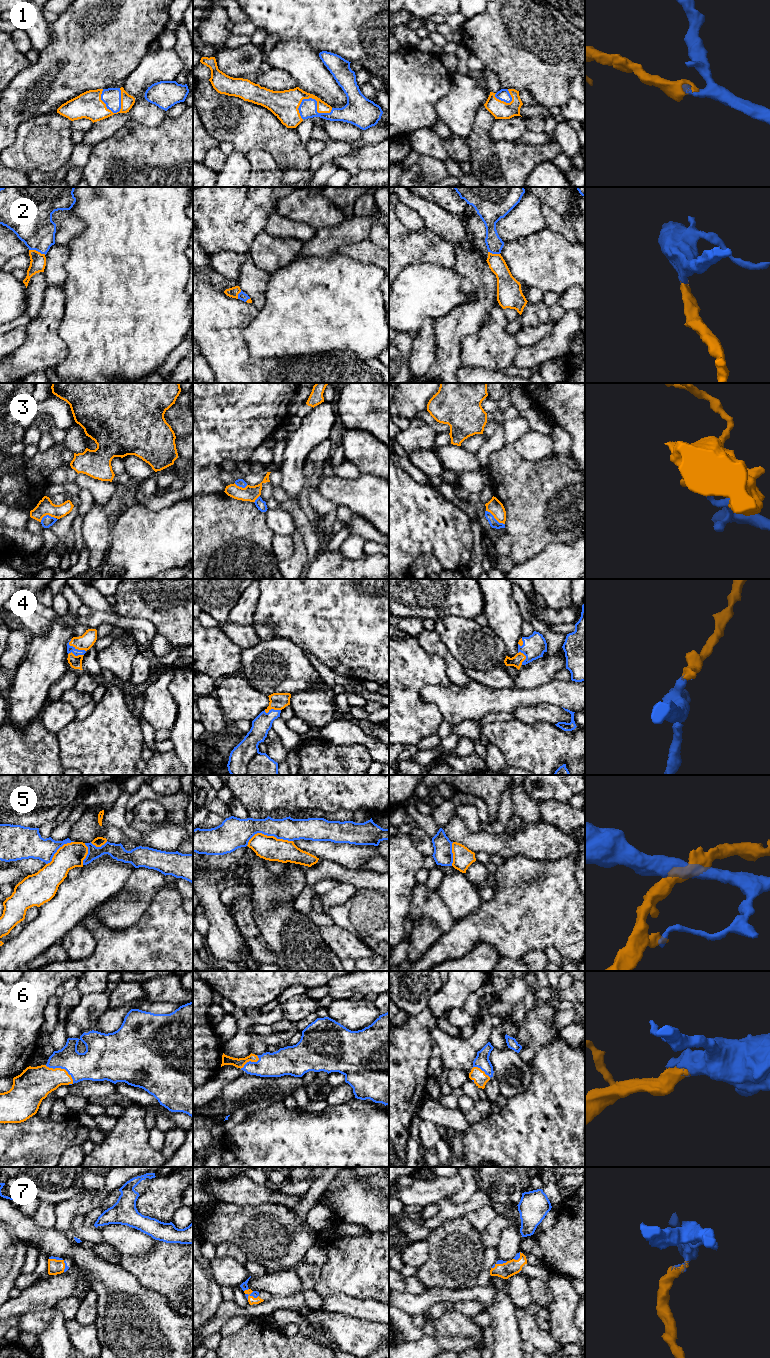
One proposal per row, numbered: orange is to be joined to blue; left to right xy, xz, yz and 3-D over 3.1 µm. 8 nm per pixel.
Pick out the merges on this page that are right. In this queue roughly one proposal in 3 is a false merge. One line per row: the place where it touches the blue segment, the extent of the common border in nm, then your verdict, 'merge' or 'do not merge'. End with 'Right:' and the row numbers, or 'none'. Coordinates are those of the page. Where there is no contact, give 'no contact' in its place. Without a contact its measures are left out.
1: contact xz (316, 103); length 280 nm; merge
2: contact xy (37, 250); length 140 nm; merge
3: contact yz (494, 518); length 190 nm; do not merge
4: contact xy (76, 649); length 160 nm; merge
5: contact xz (268, 835); length 380 nm; do not merge
6: contact xy (62, 1068); length 280 nm; merge
7: contact xy (61, 1259); length 170 nm; merge
Right: 1, 2, 4, 6, 7

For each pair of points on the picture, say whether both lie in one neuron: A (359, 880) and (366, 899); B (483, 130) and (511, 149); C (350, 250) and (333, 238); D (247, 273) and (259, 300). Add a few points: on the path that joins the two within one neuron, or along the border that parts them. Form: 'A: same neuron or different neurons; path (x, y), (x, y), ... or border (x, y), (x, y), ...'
A: different neurons; border (357, 888), (374, 888), (378, 891)
B: same neuron; path (485, 139), (495, 149), (502, 149)
C: different neurons; border (366, 239), (342, 245), (337, 253)
D: same neuron; path (252, 280), (257, 293)

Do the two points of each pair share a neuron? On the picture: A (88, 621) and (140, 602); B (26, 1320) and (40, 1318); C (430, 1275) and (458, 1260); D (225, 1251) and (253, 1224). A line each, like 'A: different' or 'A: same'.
A: different
B: same
C: same
D: different

